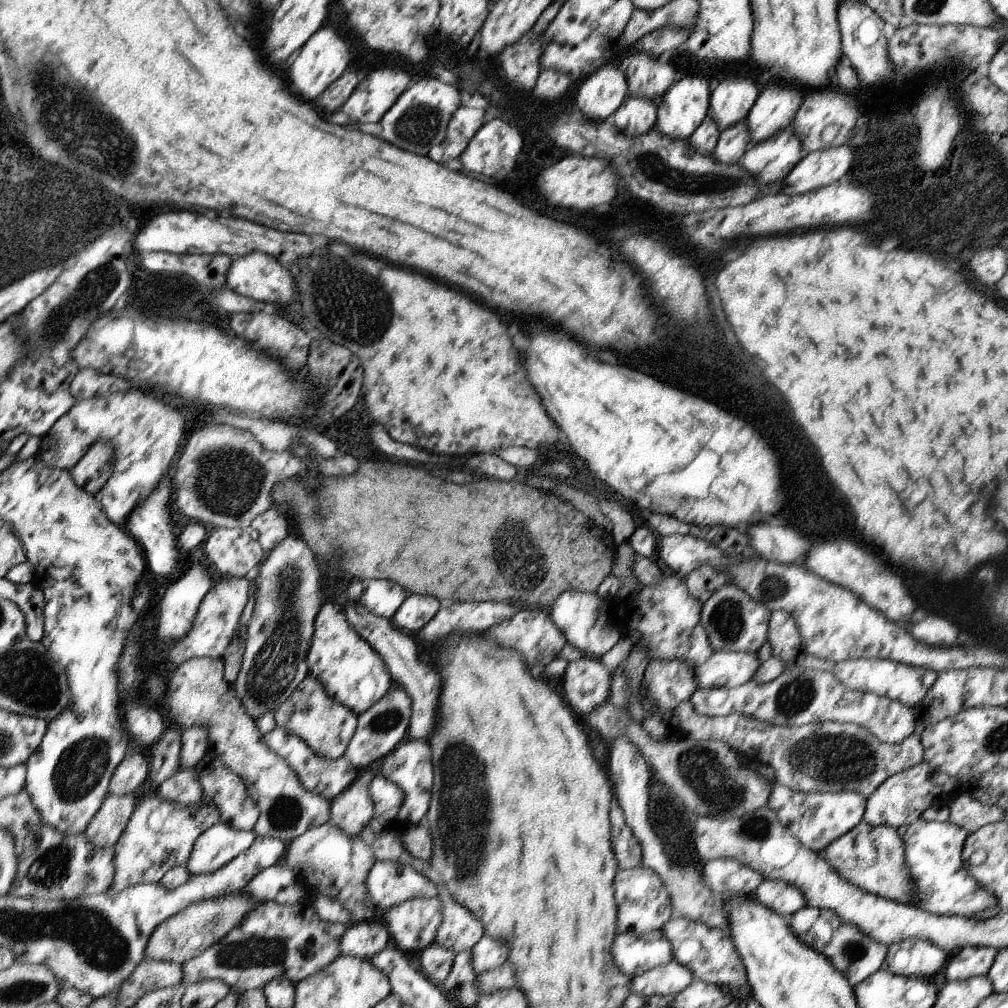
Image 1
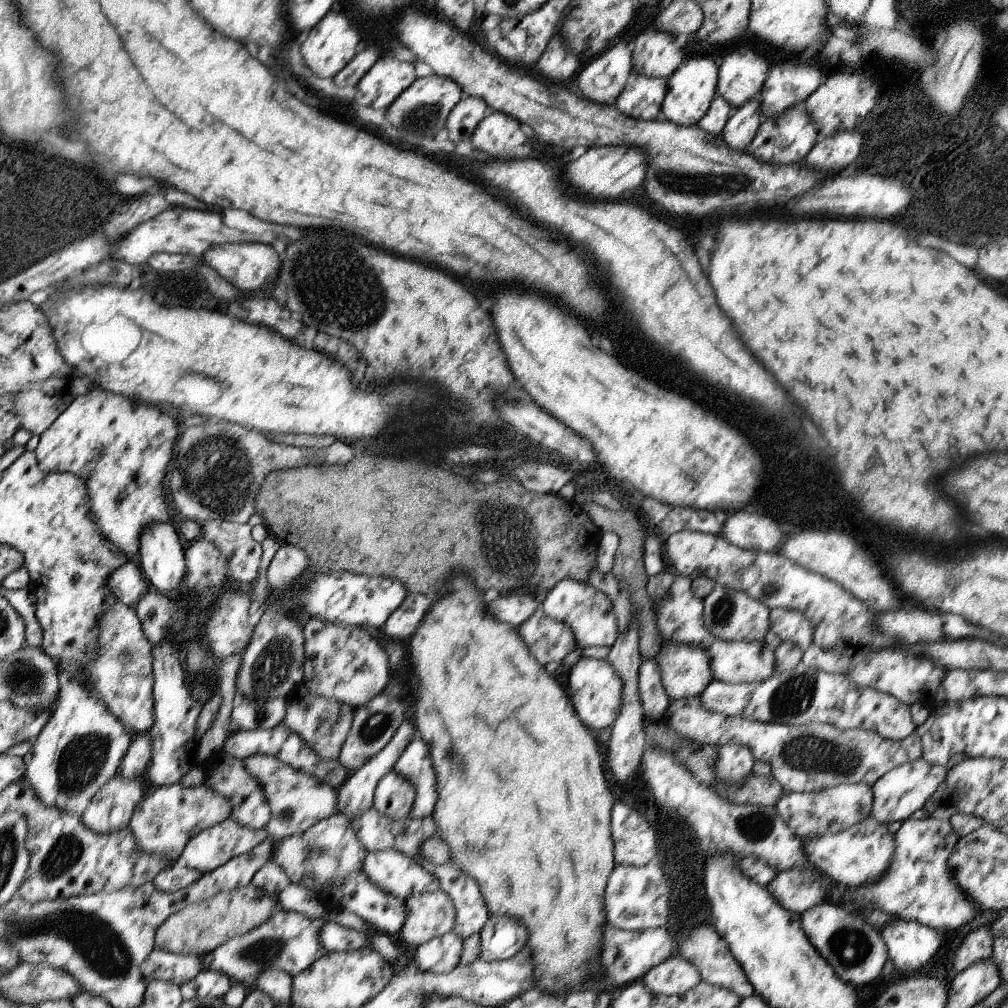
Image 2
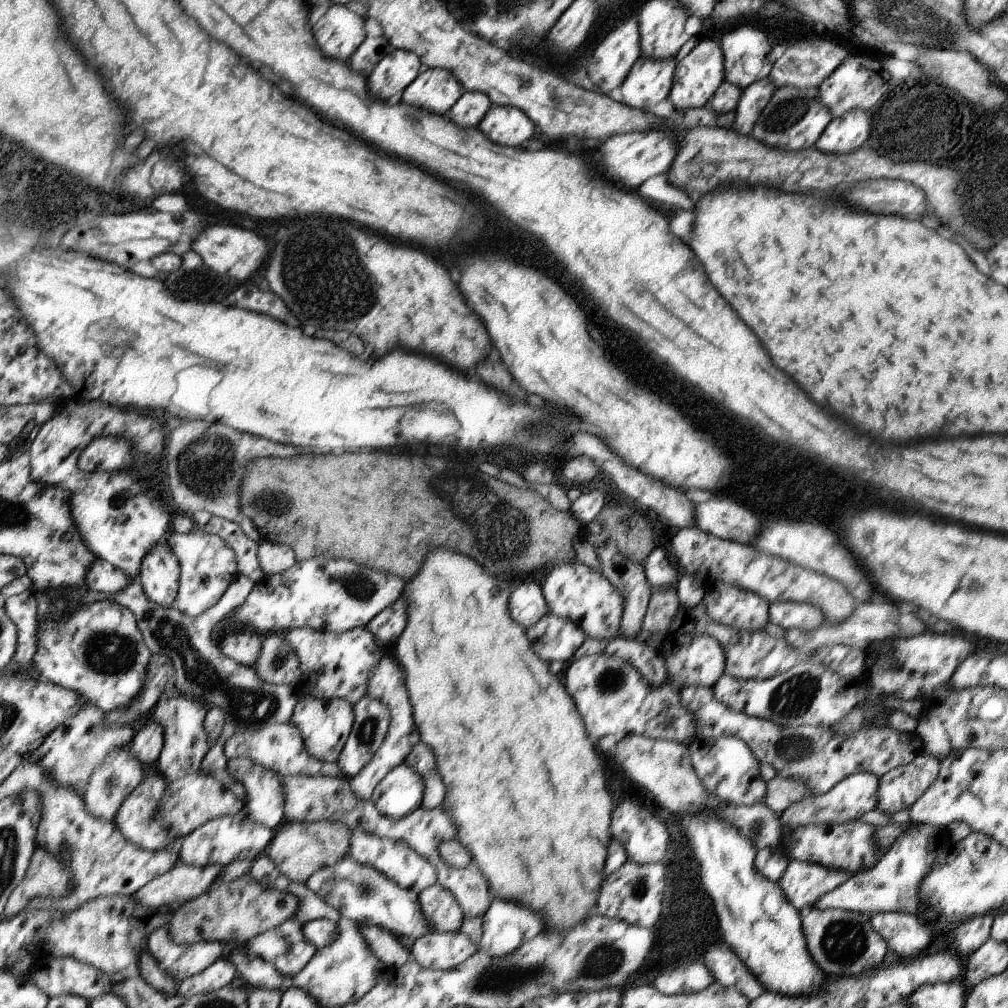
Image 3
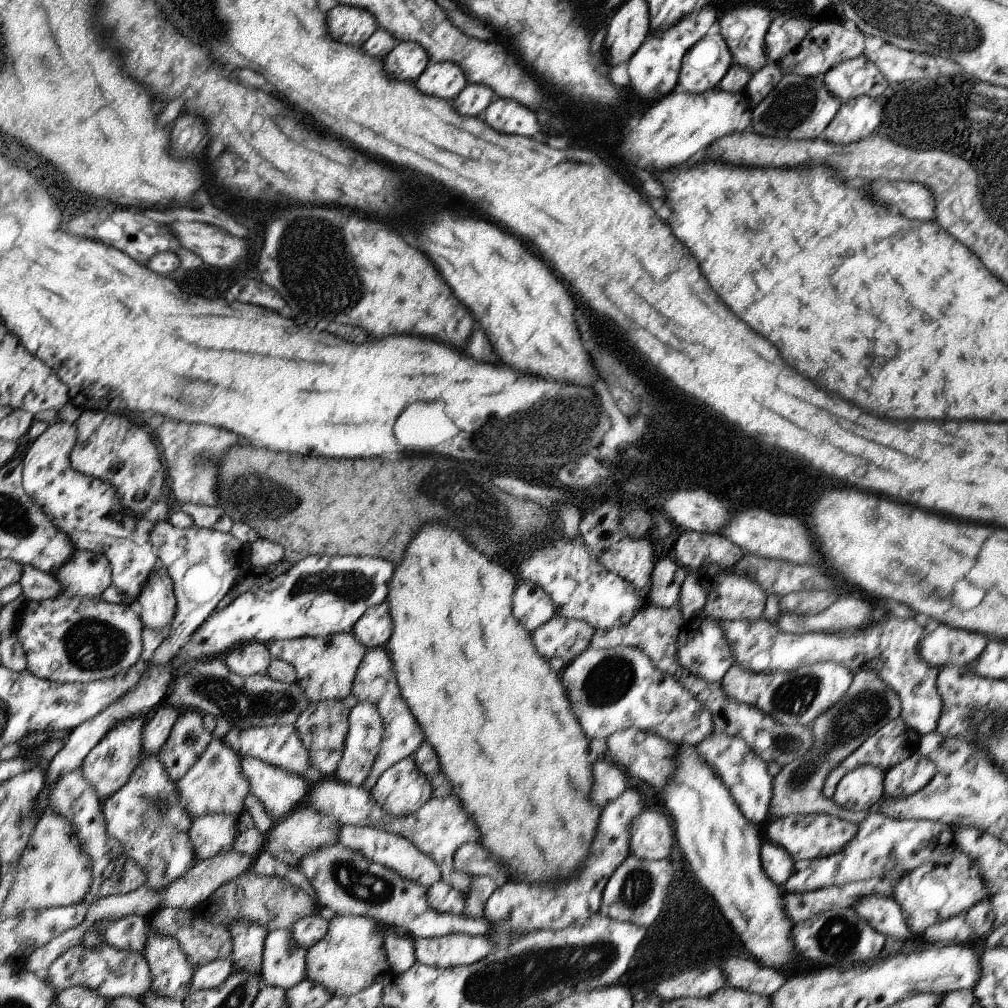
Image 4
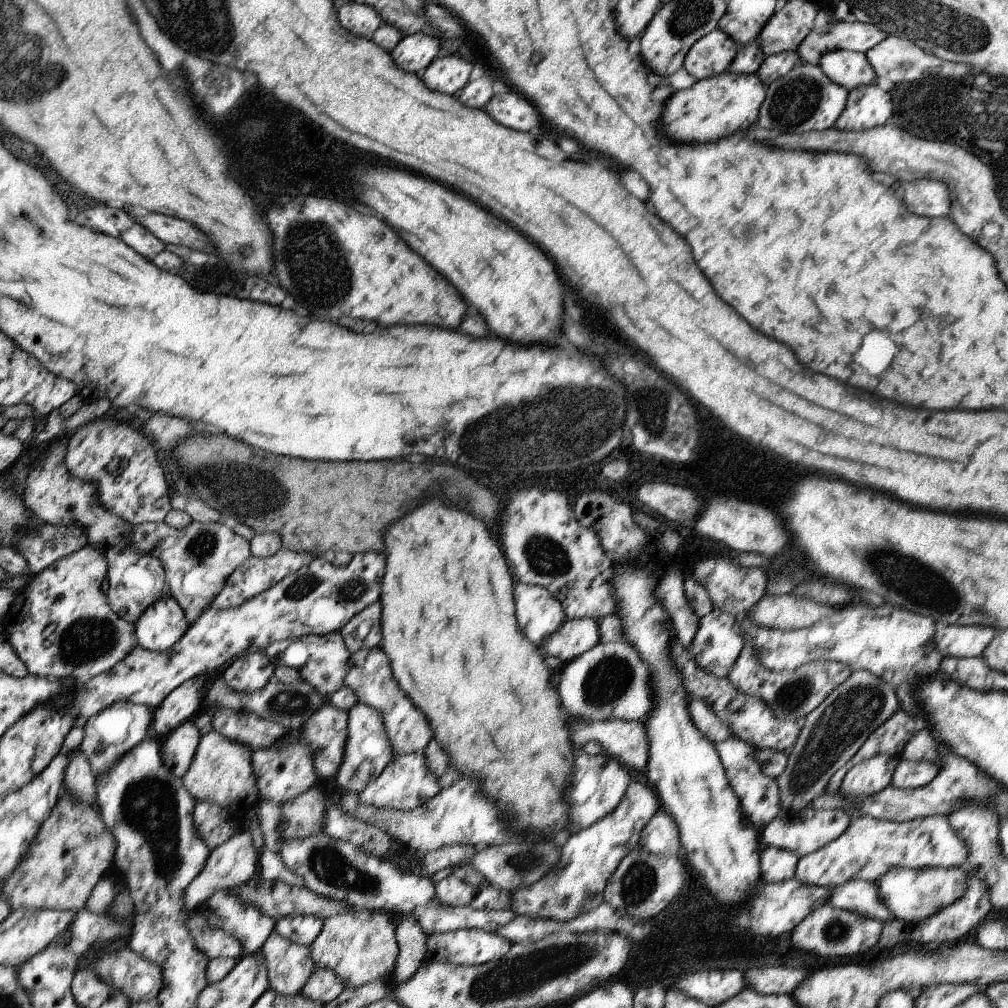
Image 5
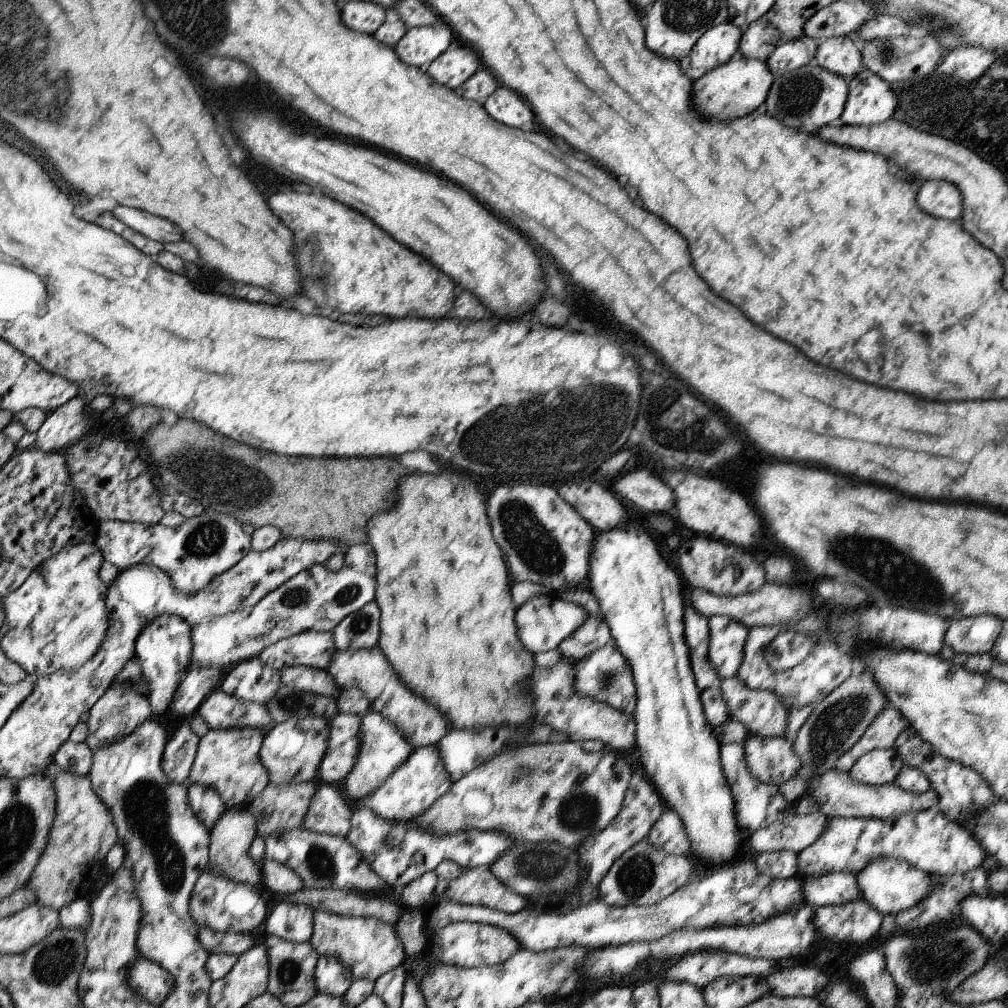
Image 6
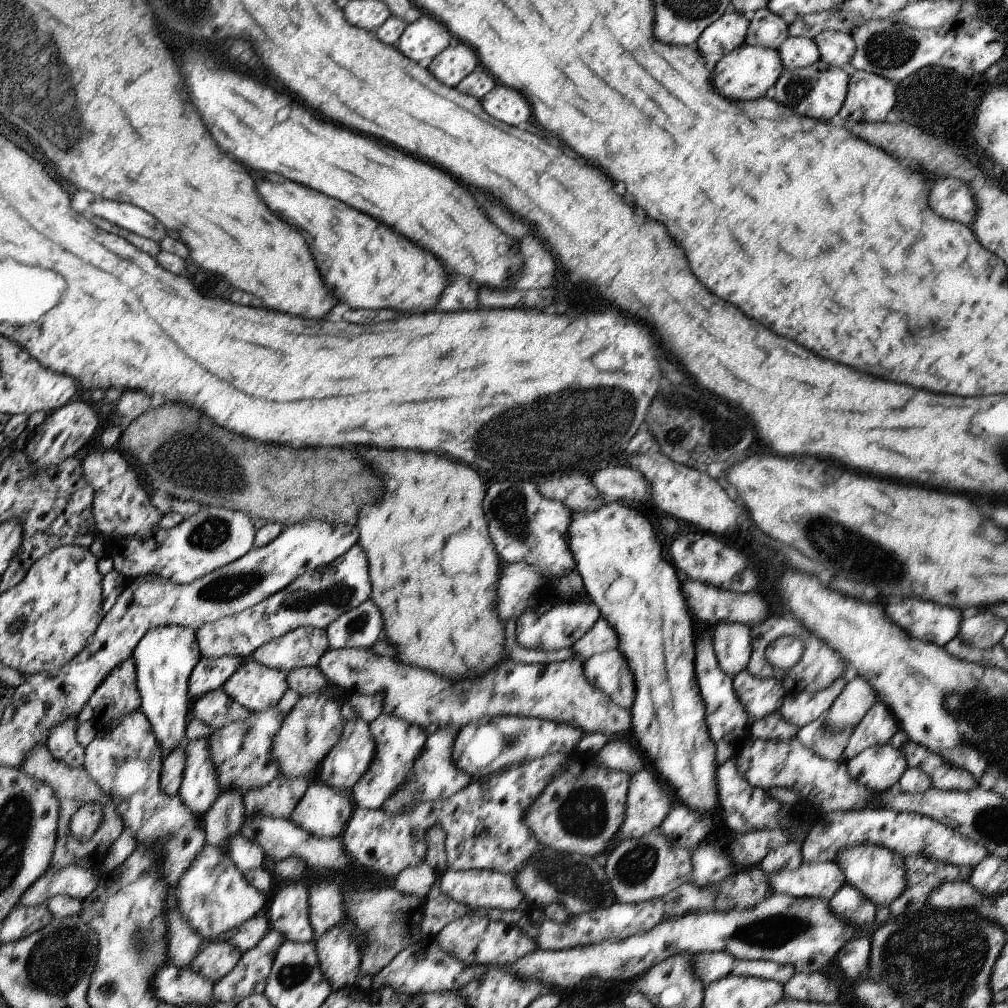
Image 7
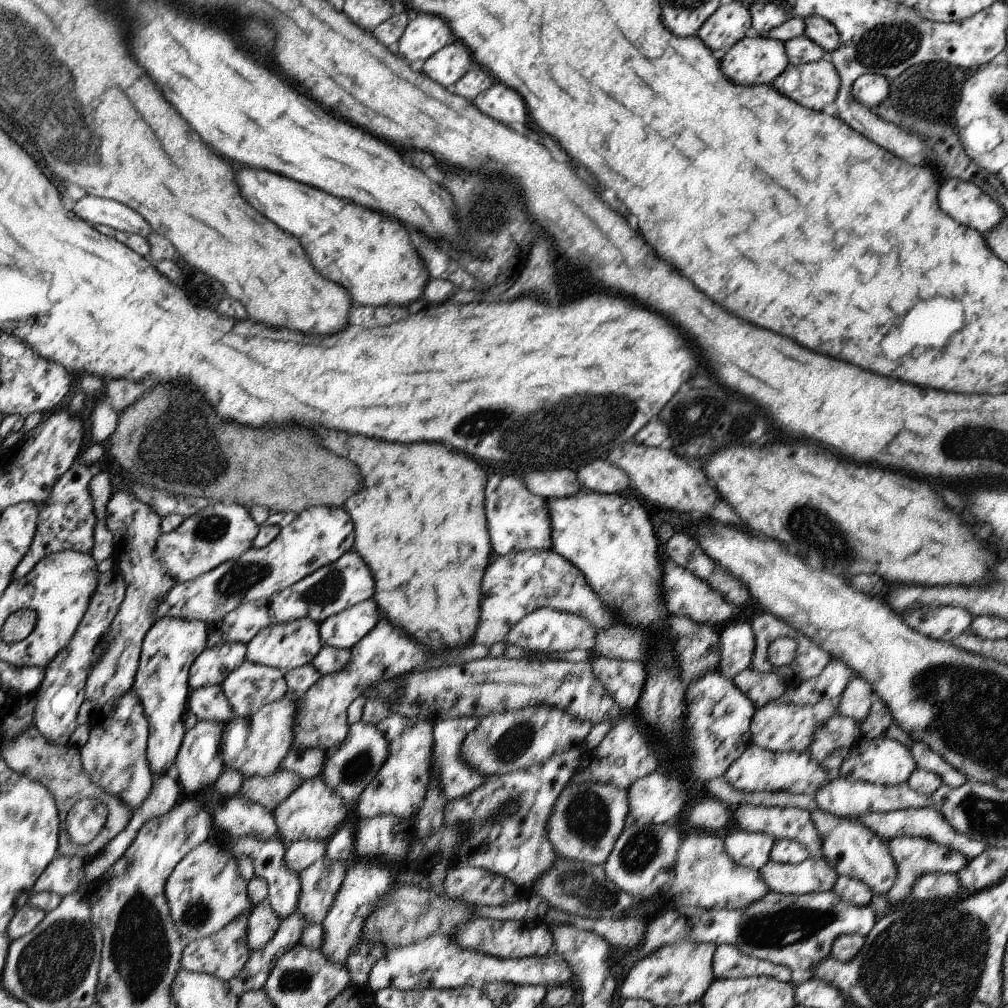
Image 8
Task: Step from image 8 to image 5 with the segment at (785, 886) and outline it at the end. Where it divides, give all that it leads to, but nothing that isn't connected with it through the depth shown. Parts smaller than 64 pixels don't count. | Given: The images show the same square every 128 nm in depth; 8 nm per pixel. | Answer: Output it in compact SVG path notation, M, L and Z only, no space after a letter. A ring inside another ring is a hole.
M851 879L831 889L829 900L832 907L864 915L882 922L893 920L879 896L875 882Z

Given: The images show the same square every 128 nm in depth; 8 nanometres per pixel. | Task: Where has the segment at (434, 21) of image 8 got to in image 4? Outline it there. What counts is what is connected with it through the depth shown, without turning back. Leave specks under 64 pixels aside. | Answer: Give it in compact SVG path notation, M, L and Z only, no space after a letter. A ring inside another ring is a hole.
M399 42L396 48L386 56L386 70L398 80L416 82L418 76L426 70L430 58L426 56L424 48L415 42Z

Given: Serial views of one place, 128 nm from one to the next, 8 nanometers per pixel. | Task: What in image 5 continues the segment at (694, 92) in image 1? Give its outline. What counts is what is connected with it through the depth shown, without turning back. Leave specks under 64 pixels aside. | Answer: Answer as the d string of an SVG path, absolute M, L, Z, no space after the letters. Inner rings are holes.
M719 27L698 40L686 54L683 67L696 81L727 71L736 57L737 43Z

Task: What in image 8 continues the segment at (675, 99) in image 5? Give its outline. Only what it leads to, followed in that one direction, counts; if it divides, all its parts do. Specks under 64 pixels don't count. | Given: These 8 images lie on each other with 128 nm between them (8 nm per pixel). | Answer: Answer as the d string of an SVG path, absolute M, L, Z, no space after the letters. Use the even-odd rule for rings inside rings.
M768 36L744 37L722 58L722 72L736 84L767 84L789 65L785 42Z

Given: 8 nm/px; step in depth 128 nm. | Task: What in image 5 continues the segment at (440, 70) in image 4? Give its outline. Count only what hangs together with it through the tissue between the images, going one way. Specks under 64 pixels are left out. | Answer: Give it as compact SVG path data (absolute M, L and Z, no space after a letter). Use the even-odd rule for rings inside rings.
M456 54L439 56L430 64L424 72L424 82L428 88L454 94L462 90L470 80L472 64L462 60Z

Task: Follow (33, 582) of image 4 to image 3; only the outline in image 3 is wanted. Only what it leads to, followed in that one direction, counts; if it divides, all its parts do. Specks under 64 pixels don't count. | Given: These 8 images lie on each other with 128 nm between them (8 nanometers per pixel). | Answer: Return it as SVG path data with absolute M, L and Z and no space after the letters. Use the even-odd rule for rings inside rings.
M239 575L222 599L198 617L186 617L173 607L164 609L151 602L145 596L138 579L132 580L123 590L110 594L92 591L86 587L70 587L69 589L48 589L46 587L43 594L53 595L62 601L69 601L76 605L90 605L106 600L116 601L117 604L124 605L135 615L146 647L150 652L167 655L172 659L175 674L171 684L178 692L198 700L206 708L216 706L224 712L225 723L221 734L215 745L210 747L209 752L204 756L200 771L214 776L231 791L236 781L232 780L226 771L228 759L223 750L225 743L237 733L258 731L277 723L291 723L296 704L299 702L299 696L294 690L295 686L274 685L261 680L254 667L237 664L230 657L226 657L212 640L214 628L220 626L228 618L228 614L233 614L234 610L244 603L244 600L251 594L252 588L254 588L252 580Z

